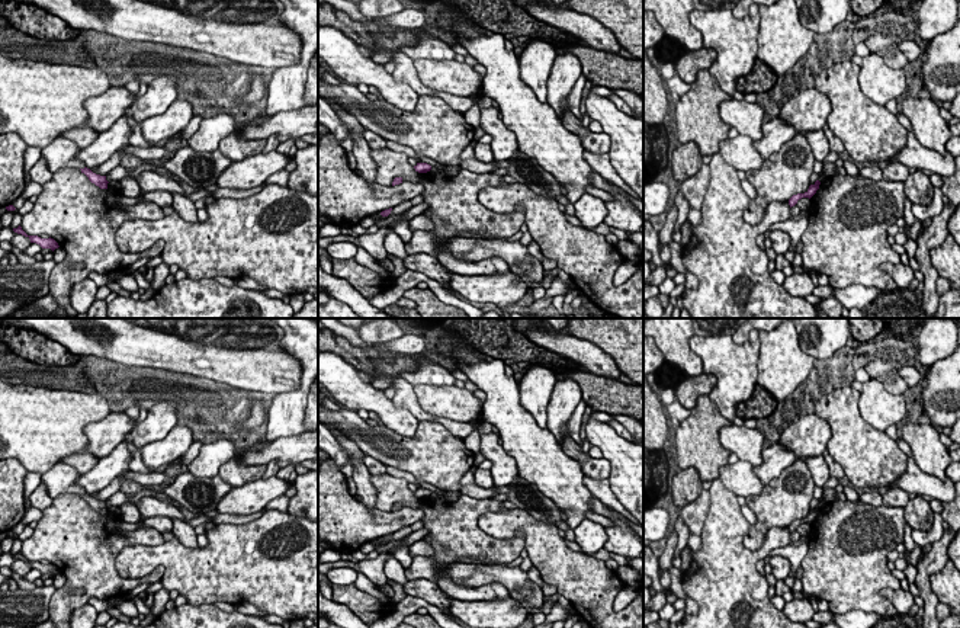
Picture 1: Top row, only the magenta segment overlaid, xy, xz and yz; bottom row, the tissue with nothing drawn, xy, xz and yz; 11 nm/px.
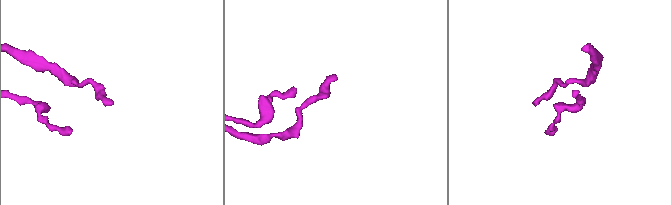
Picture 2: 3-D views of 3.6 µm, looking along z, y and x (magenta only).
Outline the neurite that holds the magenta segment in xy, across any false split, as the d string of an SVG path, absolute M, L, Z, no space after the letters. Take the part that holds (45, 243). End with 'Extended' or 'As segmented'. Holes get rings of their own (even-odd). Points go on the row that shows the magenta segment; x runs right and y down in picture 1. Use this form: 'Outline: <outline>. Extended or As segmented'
Outline: M19 225L17 228L13 228L13 231L15 233L17 233L17 234L22 234L22 236L25 236L25 237L28 237L29 240L30 240L30 243L36 243L36 244L39 244L42 249L51 249L52 251L55 250L55 249L58 249L60 246L58 246L58 243L54 240L54 238L41 238L41 237L38 237L38 236L28 236L23 230L22 230L22 227Z. As segmented

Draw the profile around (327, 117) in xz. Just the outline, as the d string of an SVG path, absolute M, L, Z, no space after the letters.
M318 96L318 124L324 125L330 132L333 132L340 142L340 145L349 153L353 148L353 140L349 134L347 126L337 116L334 109L328 102Z

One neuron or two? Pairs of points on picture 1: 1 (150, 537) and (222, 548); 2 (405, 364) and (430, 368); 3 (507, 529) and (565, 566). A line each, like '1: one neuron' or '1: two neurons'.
1: two neurons
2: two neurons
3: one neuron

